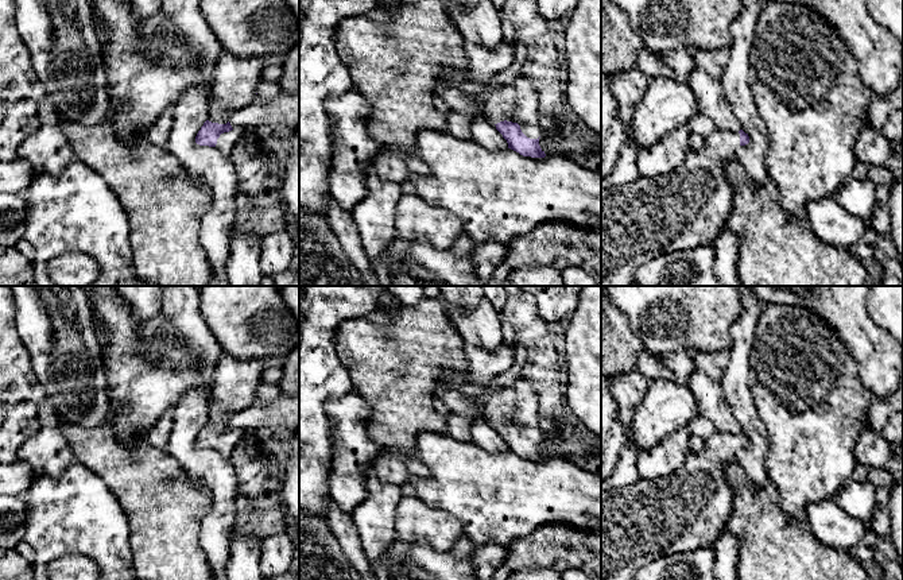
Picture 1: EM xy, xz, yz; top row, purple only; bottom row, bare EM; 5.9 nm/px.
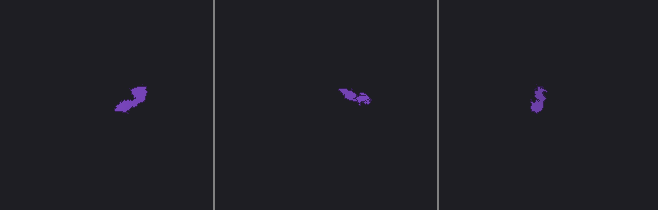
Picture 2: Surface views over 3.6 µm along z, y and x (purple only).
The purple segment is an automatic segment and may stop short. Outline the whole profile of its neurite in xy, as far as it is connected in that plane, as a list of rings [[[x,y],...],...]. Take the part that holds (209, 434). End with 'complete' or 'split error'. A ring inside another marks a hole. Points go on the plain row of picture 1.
[[[226,353],[220,357],[210,384],[208,422],[195,438],[197,446],[216,449],[222,457],[230,457],[237,437],[229,425],[230,417],[253,403],[264,370],[261,359],[239,360]]] | split error

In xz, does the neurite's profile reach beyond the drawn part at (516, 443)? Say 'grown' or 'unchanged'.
grown

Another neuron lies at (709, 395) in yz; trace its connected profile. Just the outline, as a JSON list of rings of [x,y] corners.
[[[695,370],[689,378],[687,386],[698,405],[699,415],[709,419],[717,432],[730,436],[741,432],[720,382],[714,382],[704,371]]]

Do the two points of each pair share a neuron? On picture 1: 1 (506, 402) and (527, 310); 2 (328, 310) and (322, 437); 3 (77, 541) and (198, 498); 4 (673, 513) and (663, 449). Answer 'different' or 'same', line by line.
1: different
2: same
3: different
4: different

